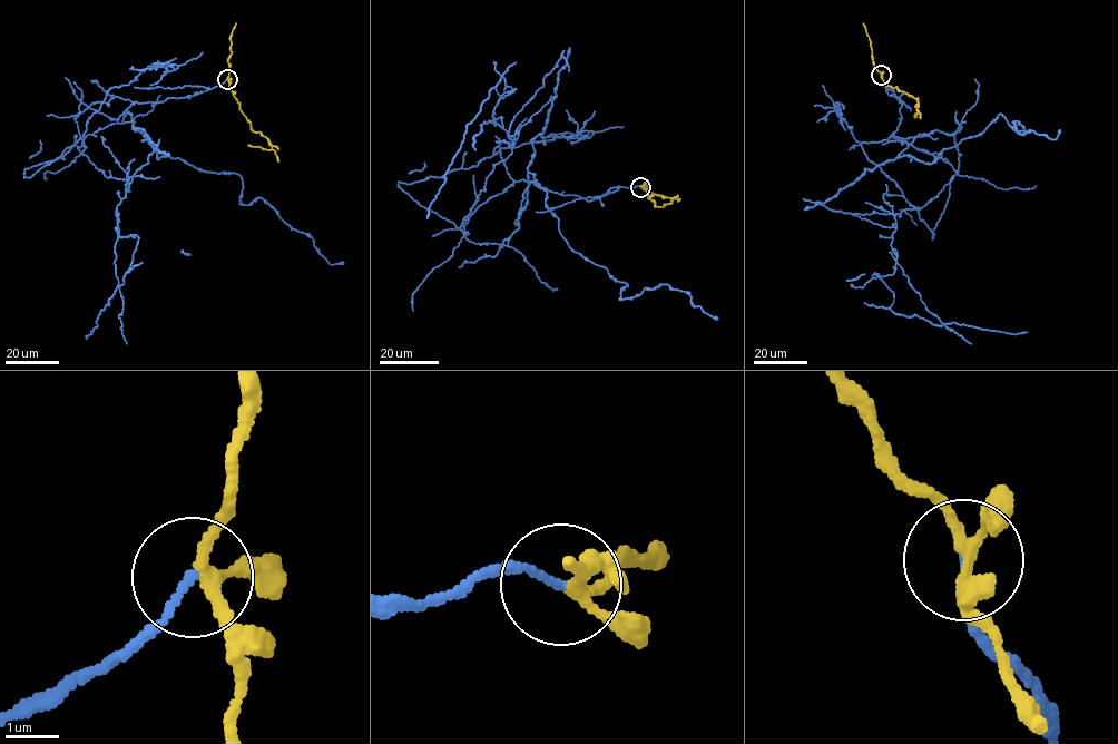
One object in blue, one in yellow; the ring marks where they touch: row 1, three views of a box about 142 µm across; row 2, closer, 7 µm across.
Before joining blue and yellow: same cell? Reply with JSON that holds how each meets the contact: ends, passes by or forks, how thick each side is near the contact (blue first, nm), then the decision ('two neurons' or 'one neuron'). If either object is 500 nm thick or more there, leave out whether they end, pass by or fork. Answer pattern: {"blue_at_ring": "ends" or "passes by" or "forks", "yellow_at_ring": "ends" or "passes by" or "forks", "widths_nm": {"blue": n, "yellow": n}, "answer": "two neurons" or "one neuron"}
{"blue_at_ring": "ends", "yellow_at_ring": "forks", "widths_nm": {"blue": 130, "yellow": 180}, "answer": "two neurons"}

